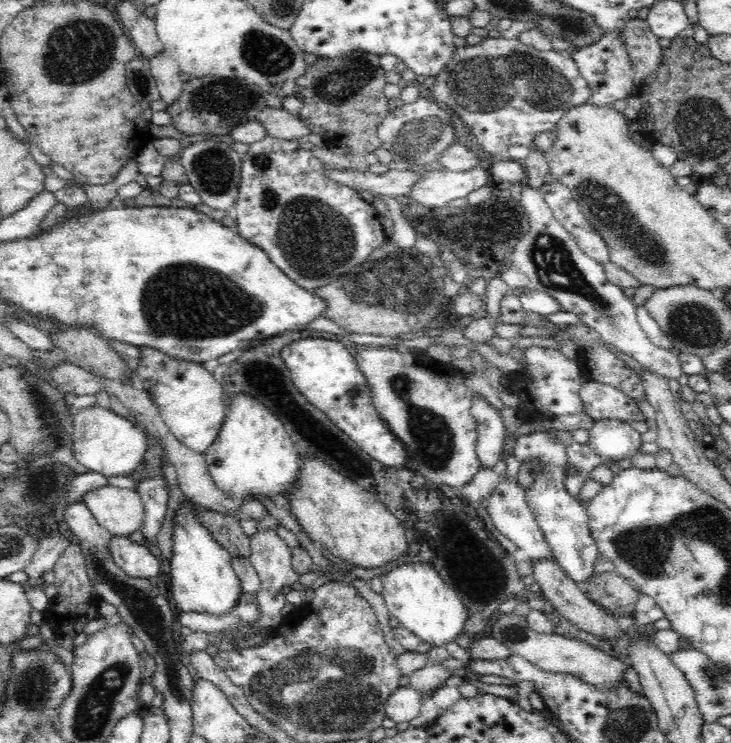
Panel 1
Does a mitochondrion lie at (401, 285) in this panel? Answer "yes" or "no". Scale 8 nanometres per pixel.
yes

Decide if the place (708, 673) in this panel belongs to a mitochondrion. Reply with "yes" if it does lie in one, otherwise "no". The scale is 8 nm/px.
yes

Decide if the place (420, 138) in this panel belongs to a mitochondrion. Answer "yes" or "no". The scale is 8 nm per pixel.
yes

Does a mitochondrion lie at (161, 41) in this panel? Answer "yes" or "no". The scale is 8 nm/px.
no

